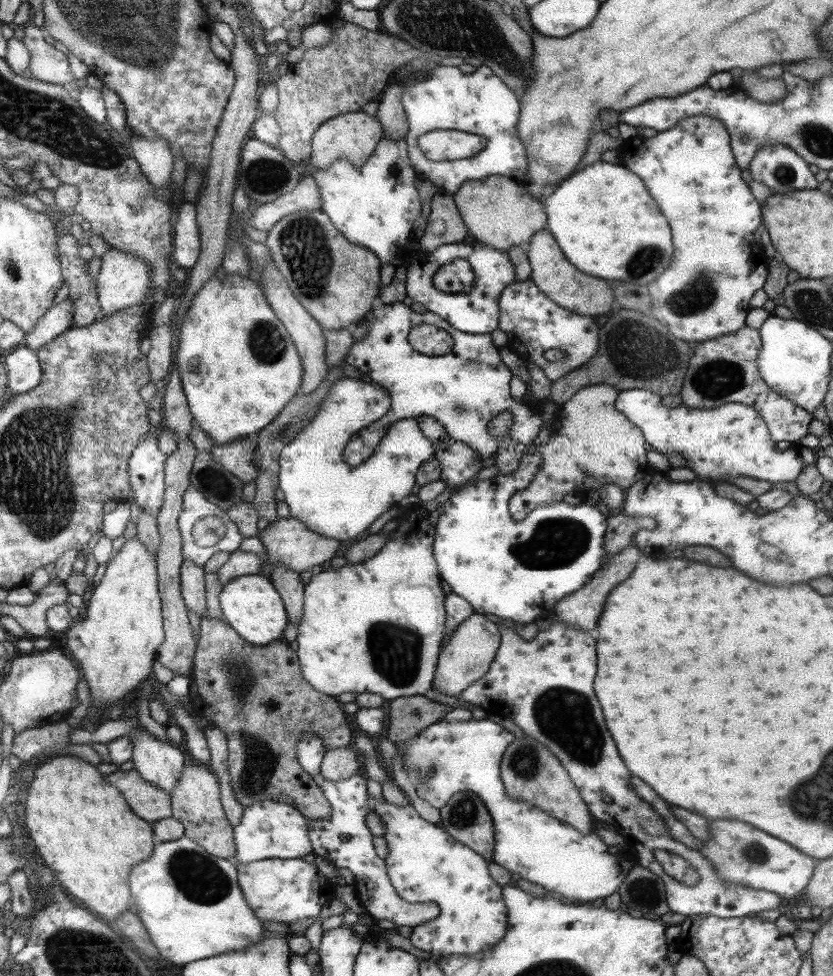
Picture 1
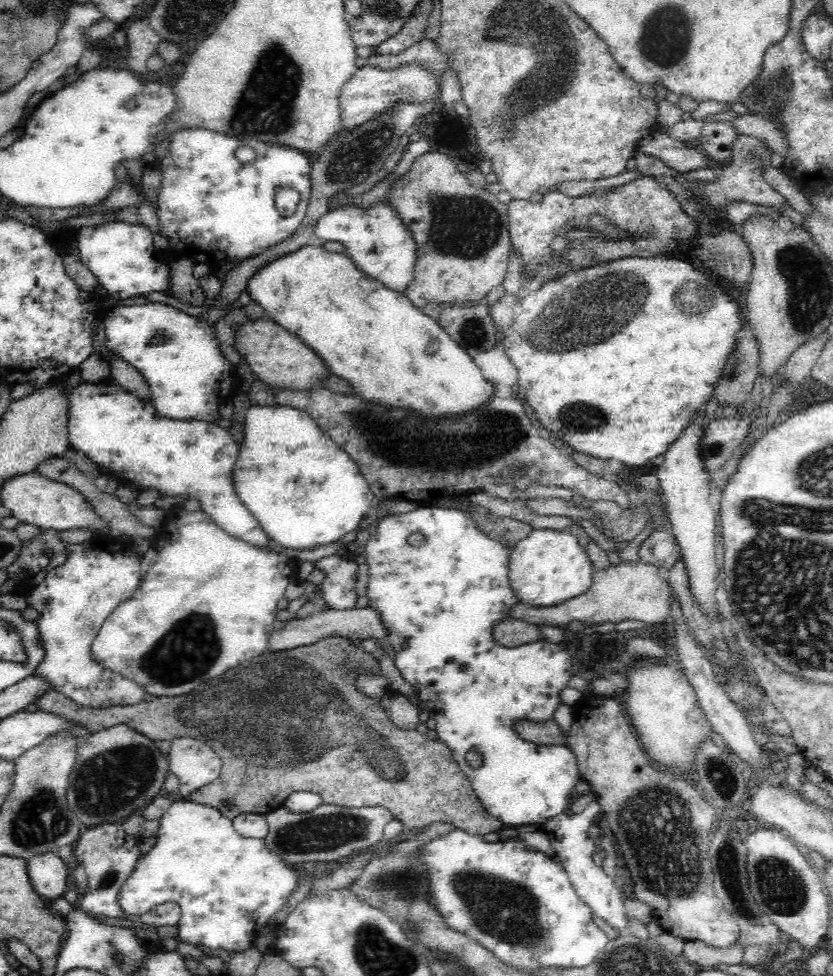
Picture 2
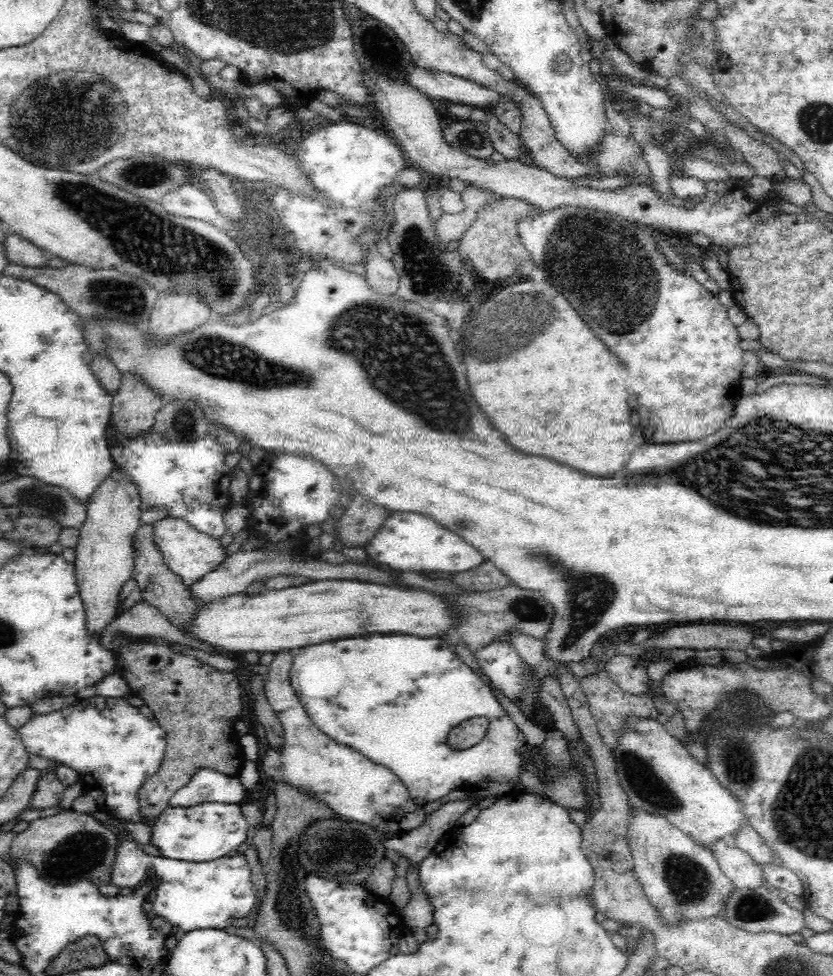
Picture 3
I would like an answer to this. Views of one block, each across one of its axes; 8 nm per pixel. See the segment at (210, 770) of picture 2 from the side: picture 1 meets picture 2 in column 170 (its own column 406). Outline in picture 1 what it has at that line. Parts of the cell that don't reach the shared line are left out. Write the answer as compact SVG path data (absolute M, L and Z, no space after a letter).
M441 719L422 729L403 748L401 743L381 738L377 742L378 758L389 764L397 754L401 754L403 770L413 780L424 776L424 783L416 782L415 794L433 808L441 809L456 792L468 790L478 796L494 822L495 864L563 898L581 902L608 898L621 887L623 879L637 862L626 859L629 854L625 853L611 856L594 830L583 836L575 827L547 816L527 801L507 796L501 779L501 760L513 736L489 720L447 722Z

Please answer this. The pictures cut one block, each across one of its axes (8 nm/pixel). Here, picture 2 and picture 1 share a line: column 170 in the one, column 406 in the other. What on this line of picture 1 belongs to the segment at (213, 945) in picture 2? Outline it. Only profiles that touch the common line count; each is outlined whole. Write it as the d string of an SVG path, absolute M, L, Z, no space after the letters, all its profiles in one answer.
M367 796L366 802L367 807L379 817L385 827L382 837L387 843L387 857L384 859L395 892L409 904L433 902L440 910L435 918L411 927L412 933L408 937L411 945L417 950L429 953L431 958L439 960L453 955L477 955L497 945L507 931L505 920L507 920L508 908L502 897L502 887L489 876L488 862L473 849L449 837L449 834L446 834L439 826L425 822L410 804L397 808L385 799L376 800L370 796Z

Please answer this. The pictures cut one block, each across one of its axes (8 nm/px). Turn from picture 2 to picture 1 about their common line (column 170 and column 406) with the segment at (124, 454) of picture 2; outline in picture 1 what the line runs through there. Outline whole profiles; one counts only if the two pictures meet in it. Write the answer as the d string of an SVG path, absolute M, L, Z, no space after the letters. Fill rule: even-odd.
M345 376L331 384L331 389L325 395L319 412L316 412L308 425L280 452L278 487L283 492L283 500L289 508L289 517L302 521L309 532L343 543L357 538L385 510L397 506L401 498L412 494L411 486L416 481L415 472L418 472L421 465L433 457L433 445L423 436L415 419L396 420L391 424L381 422L383 416L387 416L387 412L391 412L391 396L389 397L387 390L383 389L381 384L364 383L359 379ZM355 432L359 432L359 439L363 443L362 453L354 453Z

